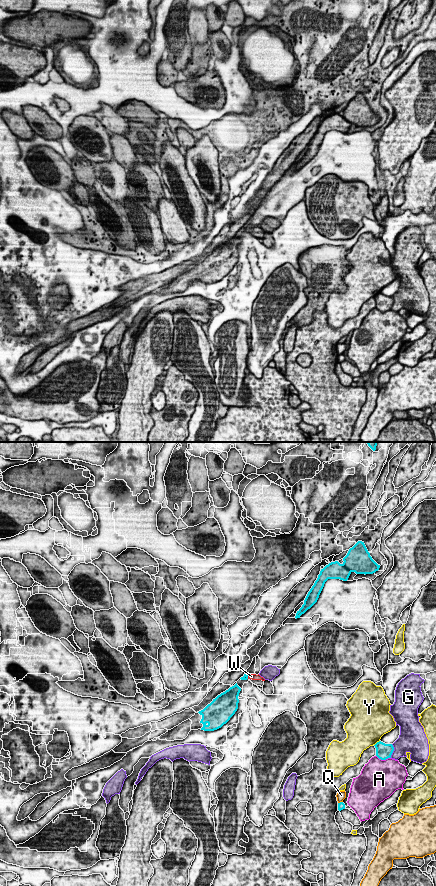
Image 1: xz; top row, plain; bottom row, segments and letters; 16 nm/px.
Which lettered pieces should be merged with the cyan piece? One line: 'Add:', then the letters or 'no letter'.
Add: no letter

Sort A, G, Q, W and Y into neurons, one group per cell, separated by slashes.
A / G W / Q / Y

